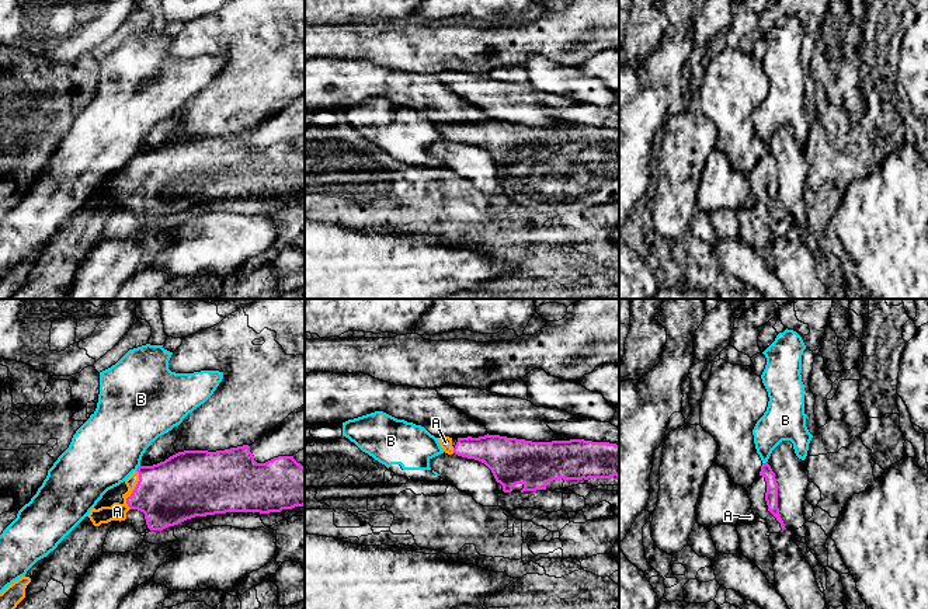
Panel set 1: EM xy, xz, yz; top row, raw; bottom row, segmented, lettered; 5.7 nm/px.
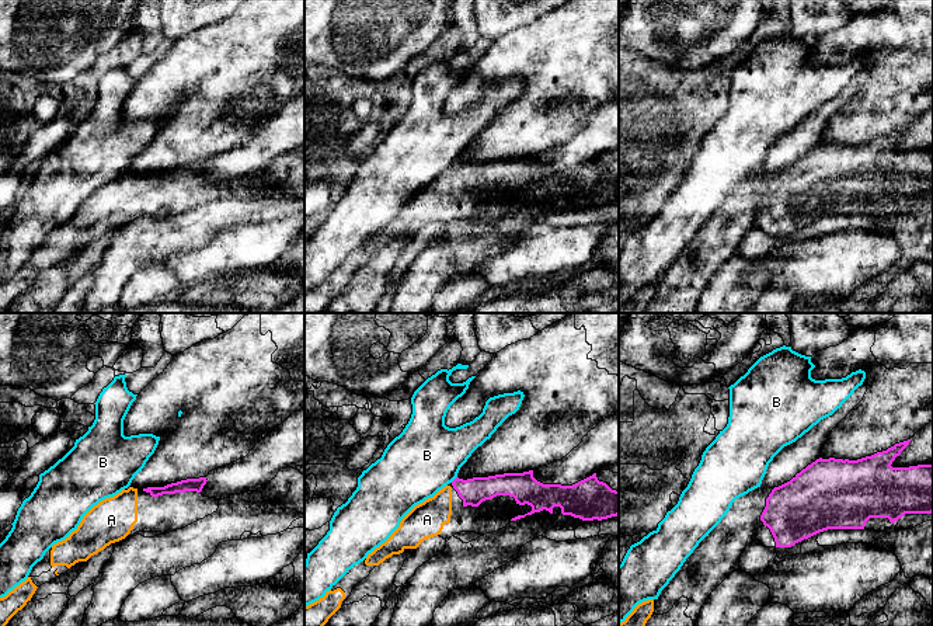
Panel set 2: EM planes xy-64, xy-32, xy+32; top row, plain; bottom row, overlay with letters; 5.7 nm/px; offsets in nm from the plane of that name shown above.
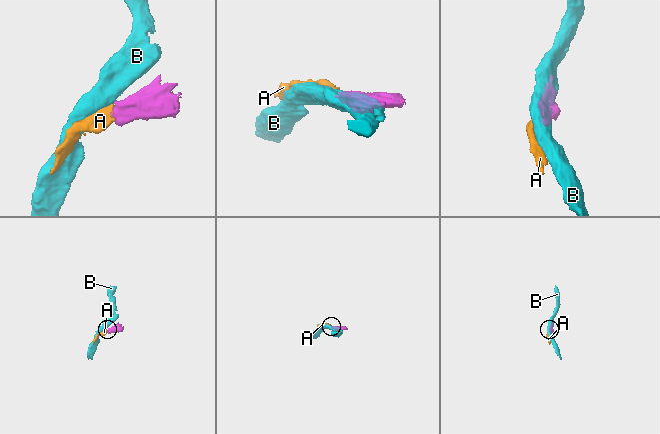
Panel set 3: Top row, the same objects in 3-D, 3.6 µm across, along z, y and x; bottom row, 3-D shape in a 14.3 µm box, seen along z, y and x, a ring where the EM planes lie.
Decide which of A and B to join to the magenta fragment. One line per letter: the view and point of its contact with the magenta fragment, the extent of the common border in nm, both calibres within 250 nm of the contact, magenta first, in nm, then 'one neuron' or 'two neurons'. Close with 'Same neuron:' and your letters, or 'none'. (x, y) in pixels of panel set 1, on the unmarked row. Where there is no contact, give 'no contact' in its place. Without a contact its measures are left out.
A: meets magenta in xy at (134, 176); contact 220 nm long; 360 nm thick on the magenta side, 100 nm on the other; one neuron
B: meets magenta in xy at (138, 153); contact 50 nm long; 360 nm thick on the magenta side, 400 nm on the other; two neurons
Same neuron: A

